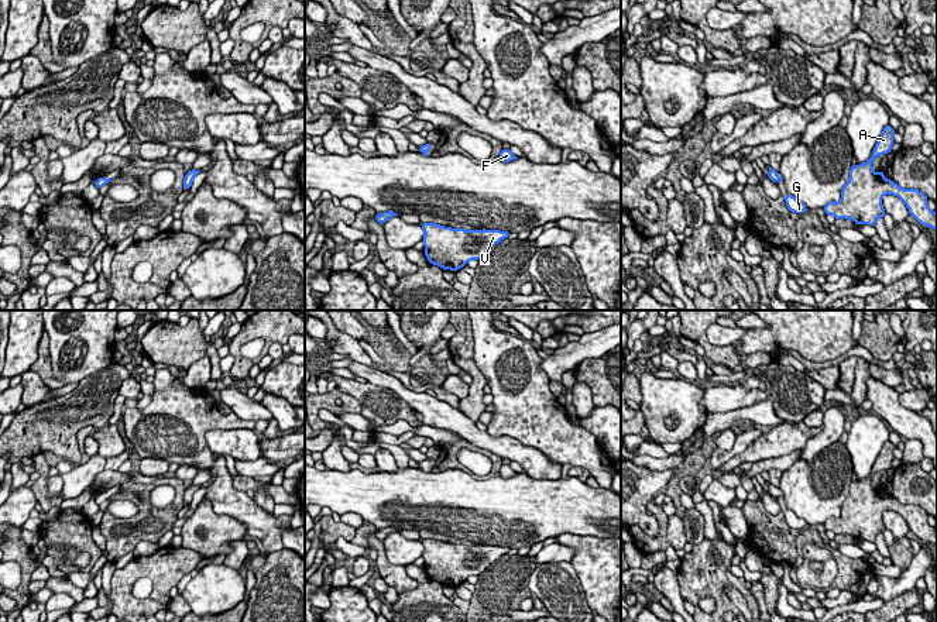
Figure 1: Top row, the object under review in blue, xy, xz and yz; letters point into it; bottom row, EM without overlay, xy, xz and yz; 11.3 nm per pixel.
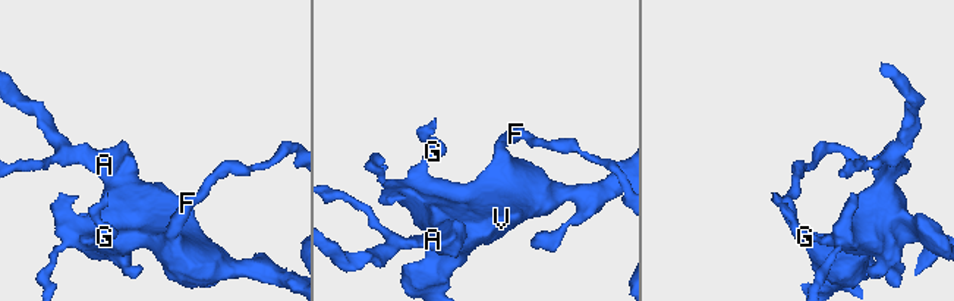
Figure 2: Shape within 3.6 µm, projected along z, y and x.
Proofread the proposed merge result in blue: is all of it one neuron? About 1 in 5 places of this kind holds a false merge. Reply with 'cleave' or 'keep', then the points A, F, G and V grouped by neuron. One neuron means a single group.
keep | A F G V

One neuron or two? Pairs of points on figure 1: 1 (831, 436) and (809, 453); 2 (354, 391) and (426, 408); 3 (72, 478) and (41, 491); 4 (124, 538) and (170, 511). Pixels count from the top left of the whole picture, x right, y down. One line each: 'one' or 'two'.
1: one
2: two
3: two
4: one

